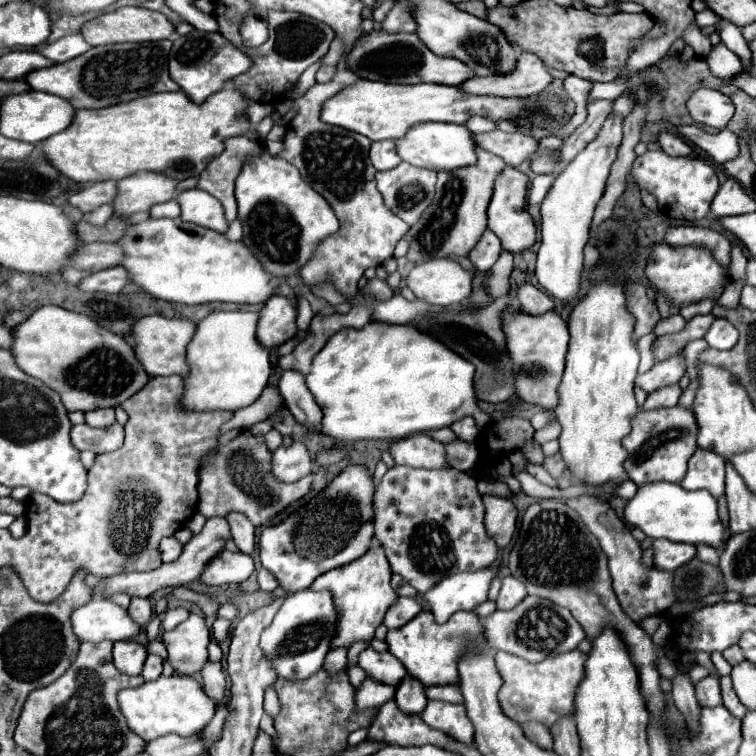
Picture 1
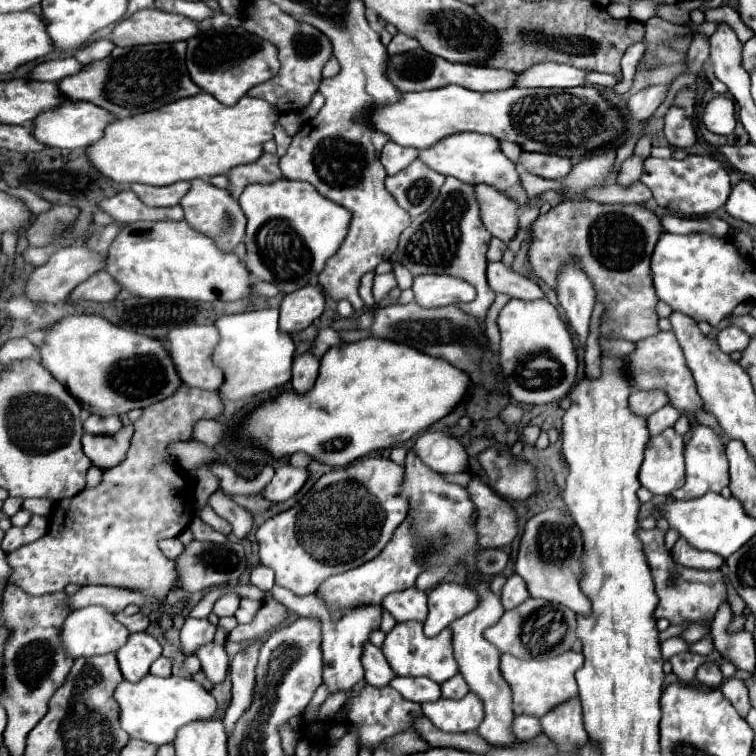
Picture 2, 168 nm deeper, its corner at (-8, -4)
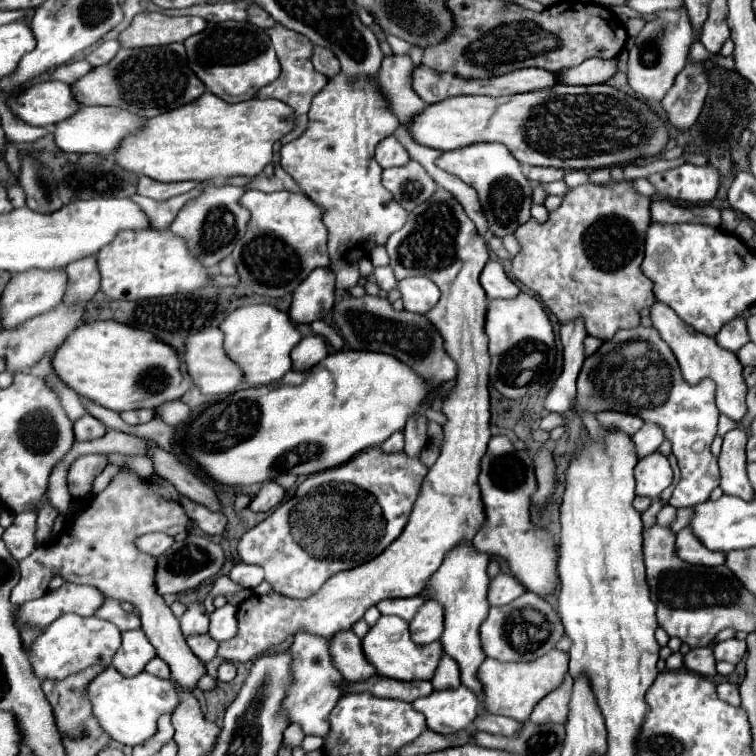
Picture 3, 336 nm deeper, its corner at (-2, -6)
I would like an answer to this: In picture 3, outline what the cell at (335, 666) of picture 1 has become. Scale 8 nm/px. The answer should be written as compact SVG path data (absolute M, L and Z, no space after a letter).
M288 726L284 730L284 738L282 738L282 746L288 746L288 748L294 748L294 746L300 746L304 734L298 726Z

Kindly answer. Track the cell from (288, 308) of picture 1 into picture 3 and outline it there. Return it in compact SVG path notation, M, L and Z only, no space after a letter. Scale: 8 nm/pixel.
M314 268L310 276L294 290L290 318L296 324L310 324L330 312L334 304L334 274L326 268Z

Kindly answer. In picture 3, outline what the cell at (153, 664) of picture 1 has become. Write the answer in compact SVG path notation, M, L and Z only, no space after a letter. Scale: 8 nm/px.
M158 656L148 662L146 672L148 672L148 674L154 674L154 676L158 676L158 678L170 678L170 668L168 668L168 664L166 664L162 658L158 658Z

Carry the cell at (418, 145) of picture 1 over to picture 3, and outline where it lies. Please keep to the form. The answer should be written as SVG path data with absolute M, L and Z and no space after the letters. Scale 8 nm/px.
M470 144L458 150L450 150L444 152L436 164L458 176L462 182L470 184L472 188L476 188L478 198L480 198L480 206L482 206L482 214L488 220L488 232L492 236L506 236L506 234L514 234L514 230L530 220L530 206L532 206L532 192L534 186L532 182L524 176L522 164L510 154L510 150L506 150L506 146L502 144Z

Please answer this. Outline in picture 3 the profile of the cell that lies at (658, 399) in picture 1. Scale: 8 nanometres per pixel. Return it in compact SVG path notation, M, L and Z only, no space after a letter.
M644 424L632 436L632 442L634 442L634 448L636 448L638 458L644 458L644 456L656 452L658 446L662 444L662 440L664 440L664 432L656 424Z

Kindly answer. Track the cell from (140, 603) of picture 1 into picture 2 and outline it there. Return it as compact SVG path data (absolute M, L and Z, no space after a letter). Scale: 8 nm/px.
M138 612L138 614L134 614L134 616L116 614L116 618L118 618L118 622L122 622L130 632L144 632L144 630L148 628L148 624L150 624L148 616L144 616L142 612Z

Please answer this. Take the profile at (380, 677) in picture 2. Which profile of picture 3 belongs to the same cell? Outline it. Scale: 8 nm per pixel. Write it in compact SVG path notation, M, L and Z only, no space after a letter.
M342 630L330 638L330 656L334 668L350 682L362 682L376 674L362 652L360 638L352 630Z

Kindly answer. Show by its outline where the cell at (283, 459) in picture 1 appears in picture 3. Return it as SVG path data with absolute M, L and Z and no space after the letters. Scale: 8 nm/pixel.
M266 482L266 484L260 488L260 492L252 498L252 502L250 502L248 508L250 508L252 512L268 512L268 510L272 510L274 506L278 506L282 498L284 498L284 490L282 490L276 482Z

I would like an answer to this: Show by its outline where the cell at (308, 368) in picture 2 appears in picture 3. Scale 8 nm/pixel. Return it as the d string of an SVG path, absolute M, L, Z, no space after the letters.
M306 336L294 350L292 350L292 362L294 370L310 370L314 364L324 360L328 356L328 342L322 336Z

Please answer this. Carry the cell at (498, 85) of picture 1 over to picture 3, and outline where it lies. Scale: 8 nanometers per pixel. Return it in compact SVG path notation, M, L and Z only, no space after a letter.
M588 58L576 68L568 68L558 72L558 80L562 84L604 84L618 72L618 60L602 60L602 58Z

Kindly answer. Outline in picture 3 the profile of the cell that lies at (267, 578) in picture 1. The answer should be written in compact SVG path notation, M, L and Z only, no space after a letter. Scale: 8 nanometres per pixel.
M238 562L232 570L230 570L230 578L248 588L248 590L254 590L260 582L264 582L264 570L260 566L250 566L250 564L244 564L244 562Z

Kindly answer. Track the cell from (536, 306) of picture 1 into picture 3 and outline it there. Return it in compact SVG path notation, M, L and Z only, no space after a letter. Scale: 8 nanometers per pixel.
M488 262L480 274L480 284L486 290L486 296L492 298L514 298L520 294L520 288L506 276L500 262Z

